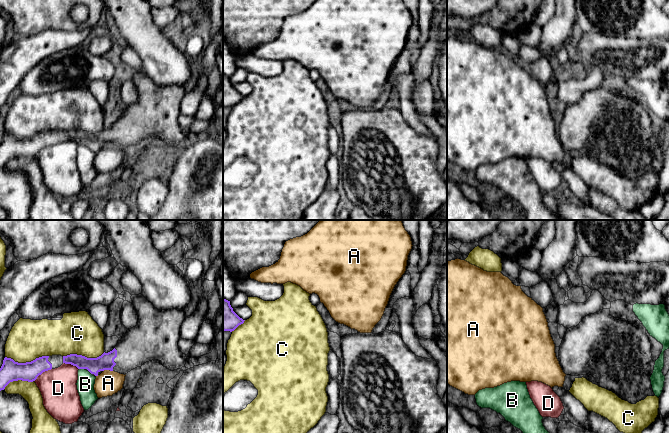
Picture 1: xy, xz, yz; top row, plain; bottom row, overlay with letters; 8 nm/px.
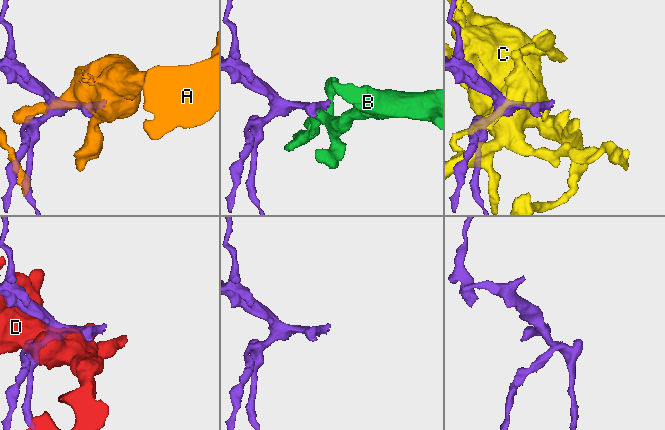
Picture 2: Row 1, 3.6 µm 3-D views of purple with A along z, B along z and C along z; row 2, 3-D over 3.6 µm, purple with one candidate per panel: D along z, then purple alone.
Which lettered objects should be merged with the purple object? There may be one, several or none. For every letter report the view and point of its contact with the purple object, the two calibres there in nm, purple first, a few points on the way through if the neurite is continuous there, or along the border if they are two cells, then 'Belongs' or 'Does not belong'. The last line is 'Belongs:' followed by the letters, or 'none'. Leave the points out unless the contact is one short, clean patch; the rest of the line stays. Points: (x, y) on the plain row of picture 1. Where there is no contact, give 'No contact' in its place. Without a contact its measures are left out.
A: Touches purple at xy (107, 145). Thickness 130 nm (purple) against 190 nm. Does not belong
B: Touches purple at xy (82, 144). Thickness 130 nm (purple) against 140 nm. Boundary: xy (79, 144), (84, 145). Does not belong
C: Touches purple at xy (26, 138). Thickness 170 nm (purple) against 320 nm. Does not belong
D: Touches purple at xy (42, 148). Thickness 160 nm (purple) against 300 nm. Does not belong
Belongs: none

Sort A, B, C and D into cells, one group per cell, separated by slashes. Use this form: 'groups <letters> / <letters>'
groups A / B / C / D

